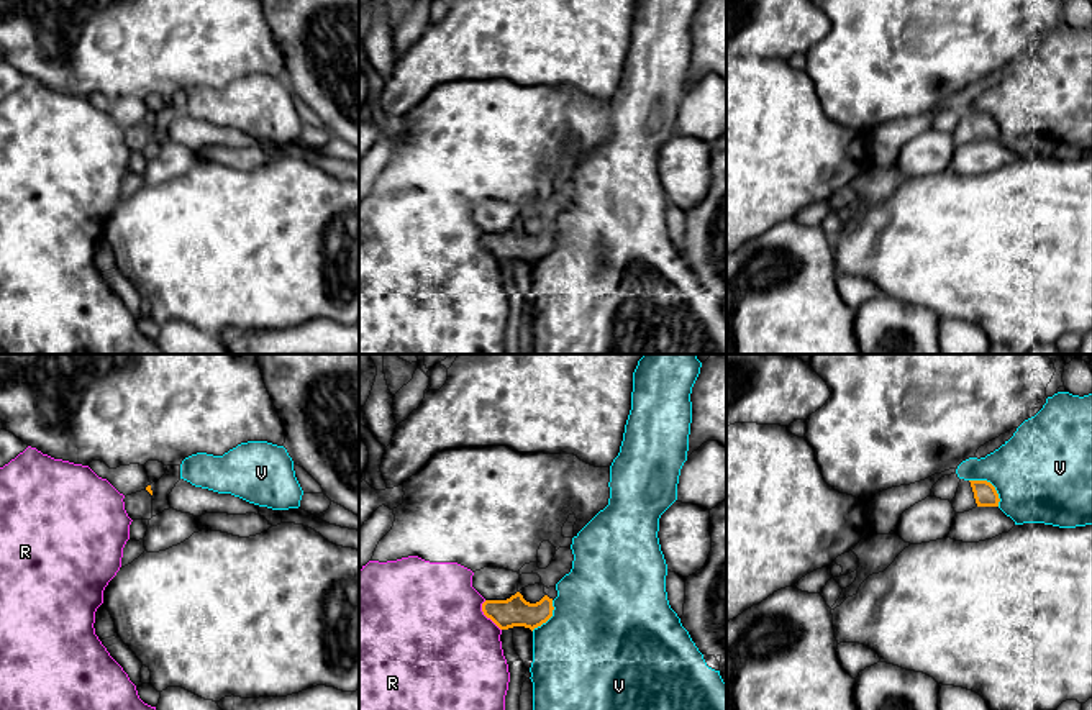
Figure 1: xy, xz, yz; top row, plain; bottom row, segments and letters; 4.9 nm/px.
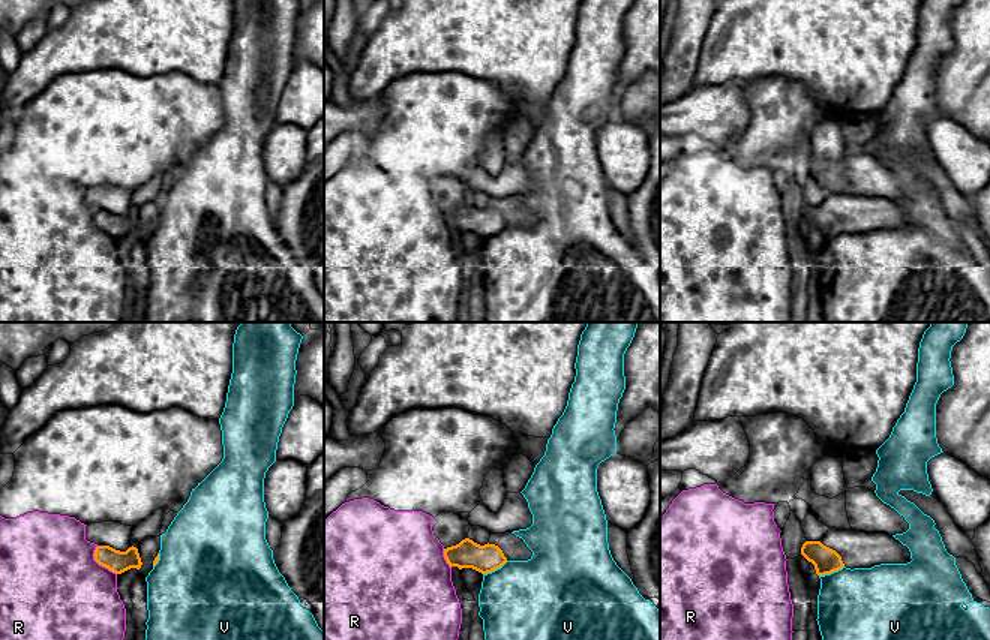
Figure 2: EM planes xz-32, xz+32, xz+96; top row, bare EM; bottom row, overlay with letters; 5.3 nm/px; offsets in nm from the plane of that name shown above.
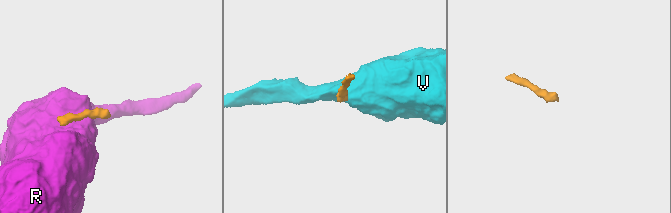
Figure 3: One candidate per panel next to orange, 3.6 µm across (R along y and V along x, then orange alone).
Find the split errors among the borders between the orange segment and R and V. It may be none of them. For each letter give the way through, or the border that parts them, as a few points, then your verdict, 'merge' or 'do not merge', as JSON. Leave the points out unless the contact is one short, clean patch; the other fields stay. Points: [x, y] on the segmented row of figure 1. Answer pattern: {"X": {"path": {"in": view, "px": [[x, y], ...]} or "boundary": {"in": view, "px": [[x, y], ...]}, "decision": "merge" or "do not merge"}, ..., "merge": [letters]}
{"R": {"decision": "do not merge"}, "V": {"boundary": {"in": "yz", "px": [[969, 479], [986, 479], [994, 487], [999, 505]]}, "decision": "do not merge"}, "merge": []}

